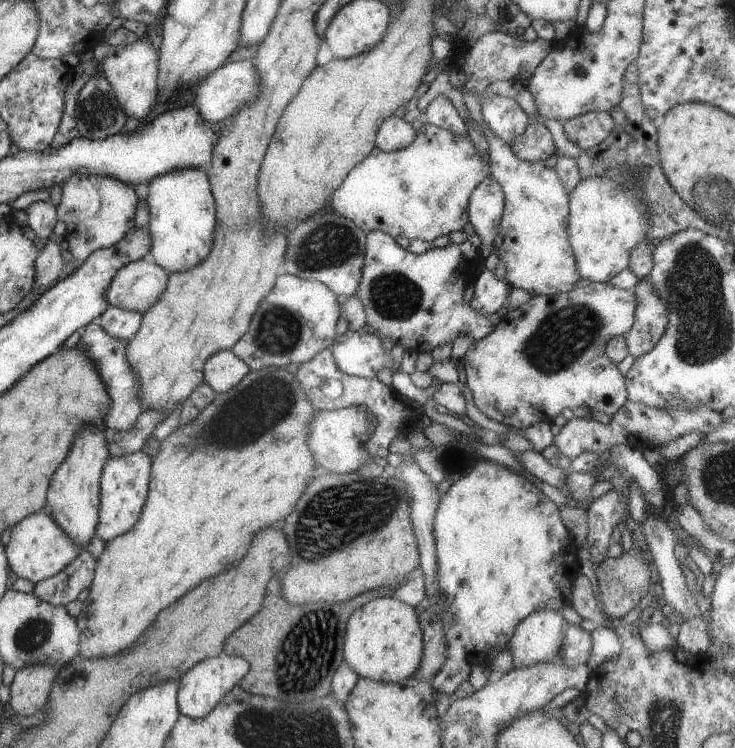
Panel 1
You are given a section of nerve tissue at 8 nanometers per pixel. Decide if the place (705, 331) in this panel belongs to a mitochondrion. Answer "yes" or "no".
yes

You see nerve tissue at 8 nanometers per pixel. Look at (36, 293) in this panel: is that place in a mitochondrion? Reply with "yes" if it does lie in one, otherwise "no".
no

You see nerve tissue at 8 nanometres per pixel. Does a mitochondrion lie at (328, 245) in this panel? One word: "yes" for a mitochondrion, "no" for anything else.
yes

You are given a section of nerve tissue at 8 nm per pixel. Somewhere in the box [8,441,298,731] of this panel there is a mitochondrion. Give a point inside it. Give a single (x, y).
(32, 635)

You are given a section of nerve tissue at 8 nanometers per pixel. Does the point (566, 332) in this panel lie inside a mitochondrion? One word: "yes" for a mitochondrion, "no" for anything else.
yes

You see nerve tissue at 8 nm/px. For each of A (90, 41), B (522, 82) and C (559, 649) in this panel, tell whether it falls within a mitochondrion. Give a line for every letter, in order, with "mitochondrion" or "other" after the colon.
A: other
B: other
C: mitochondrion

